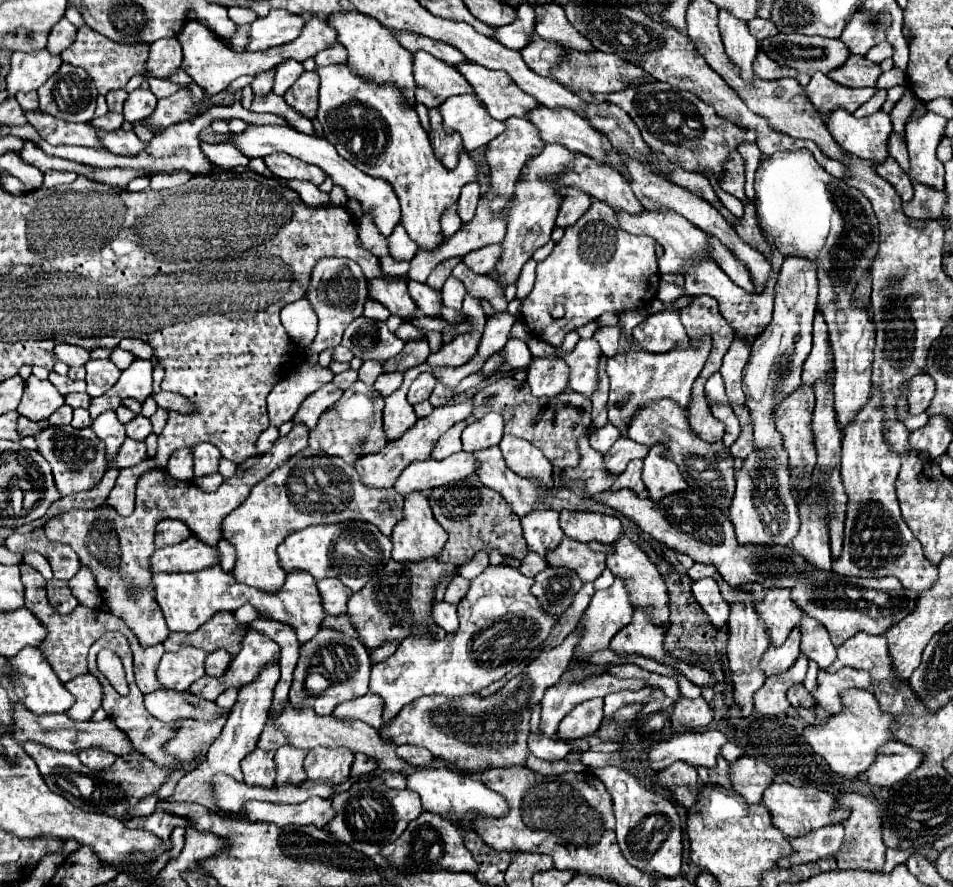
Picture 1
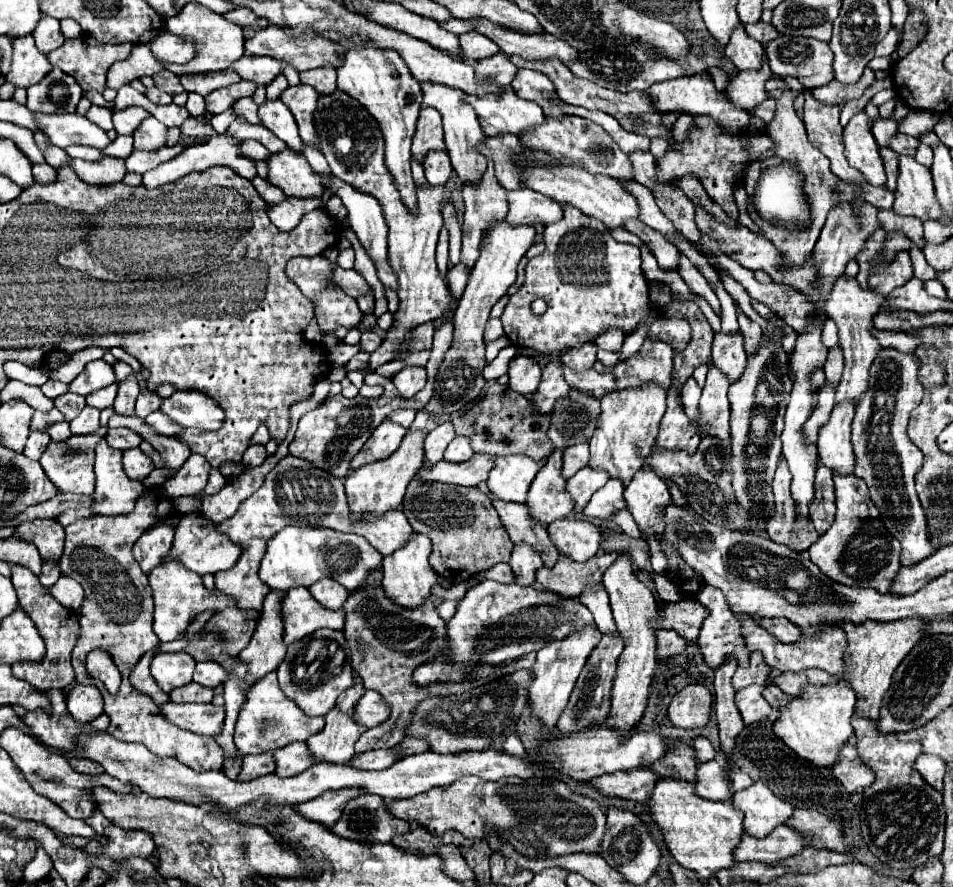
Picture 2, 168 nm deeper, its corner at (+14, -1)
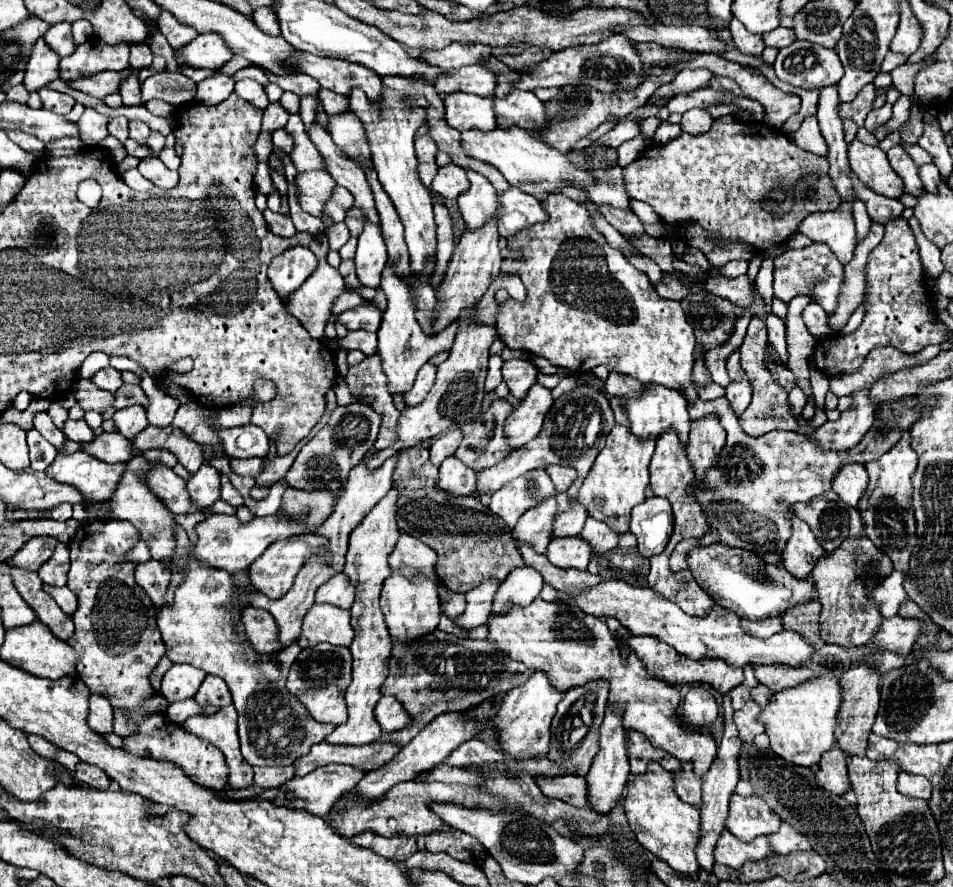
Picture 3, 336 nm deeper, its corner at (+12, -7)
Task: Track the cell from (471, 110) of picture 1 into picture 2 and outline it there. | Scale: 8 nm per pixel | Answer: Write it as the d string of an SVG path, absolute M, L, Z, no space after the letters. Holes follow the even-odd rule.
M422 108L418 118L418 128L412 140L412 158L416 162L424 162L424 156L430 150L444 150L442 138L442 118L438 116L436 108Z

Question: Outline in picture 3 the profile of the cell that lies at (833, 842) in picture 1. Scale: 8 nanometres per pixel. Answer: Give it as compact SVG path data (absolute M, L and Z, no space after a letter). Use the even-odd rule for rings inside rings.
M728 830L720 834L720 840L714 848L714 860L730 868L740 868L744 862L758 862L760 858L768 858L768 856L774 856L768 836L760 836L750 842L744 842L738 840Z

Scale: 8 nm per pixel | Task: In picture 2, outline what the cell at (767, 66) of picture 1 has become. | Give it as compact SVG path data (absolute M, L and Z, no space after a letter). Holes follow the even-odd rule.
M740 22L724 48L724 54L734 62L738 70L758 70L762 62L762 44L750 38Z

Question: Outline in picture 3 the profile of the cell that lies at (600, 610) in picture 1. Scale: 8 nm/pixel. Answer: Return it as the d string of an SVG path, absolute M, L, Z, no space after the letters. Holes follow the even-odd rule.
M536 670L526 680L526 684L512 688L504 696L500 714L494 720L500 734L500 748L508 752L512 758L530 758L530 756L546 754L550 744L550 722L556 714L556 706L560 698L564 698L564 690L556 690L550 678L542 670Z

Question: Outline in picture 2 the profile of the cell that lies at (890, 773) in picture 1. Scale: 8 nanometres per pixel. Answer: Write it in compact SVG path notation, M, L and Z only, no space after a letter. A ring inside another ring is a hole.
M844 744L840 748L838 760L832 766L832 774L850 794L856 790L864 790L874 782L874 772L870 772L864 764L858 764L856 748L850 744Z

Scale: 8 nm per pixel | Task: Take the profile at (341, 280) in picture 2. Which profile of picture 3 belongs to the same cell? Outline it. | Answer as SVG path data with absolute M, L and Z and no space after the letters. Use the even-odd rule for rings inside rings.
M318 234L310 246L310 250L318 256L318 268L316 272L304 282L304 286L300 286L296 292L292 292L288 298L286 298L286 304L288 304L288 310L302 322L302 326L308 330L308 334L316 340L324 340L324 328L326 328L326 322L328 318L332 316L332 306L336 302L336 298L346 292L344 288L344 278L340 276L340 272L336 268L332 268L328 262L326 262L326 254L328 254L328 240L324 234Z

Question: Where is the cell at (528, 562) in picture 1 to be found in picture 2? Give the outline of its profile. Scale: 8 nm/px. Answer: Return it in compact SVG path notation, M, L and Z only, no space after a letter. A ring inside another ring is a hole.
M496 564L494 568L486 570L484 578L496 580L496 582L502 582L502 584L510 584L514 580L514 572L512 572L510 564Z

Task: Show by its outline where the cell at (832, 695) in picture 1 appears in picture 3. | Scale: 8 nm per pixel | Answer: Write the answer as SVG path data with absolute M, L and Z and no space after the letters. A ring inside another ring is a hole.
M756 666L756 678L772 692L782 692L800 684L800 668L790 666Z

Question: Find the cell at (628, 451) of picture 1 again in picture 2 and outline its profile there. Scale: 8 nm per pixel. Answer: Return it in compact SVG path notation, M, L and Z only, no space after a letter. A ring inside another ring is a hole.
M592 468L578 470L570 480L566 480L566 492L574 500L574 514L582 512L588 504L590 496L608 482L606 472L592 472Z

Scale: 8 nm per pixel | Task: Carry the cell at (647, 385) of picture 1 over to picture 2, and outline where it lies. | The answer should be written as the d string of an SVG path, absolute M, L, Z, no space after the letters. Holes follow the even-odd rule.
M644 384L642 388L612 392L610 396L604 396L600 404L602 414L598 418L598 428L590 438L588 466L592 470L604 470L610 478L618 478L628 486L634 474L642 470L646 456L654 446L660 420L666 412L666 392L656 384Z

